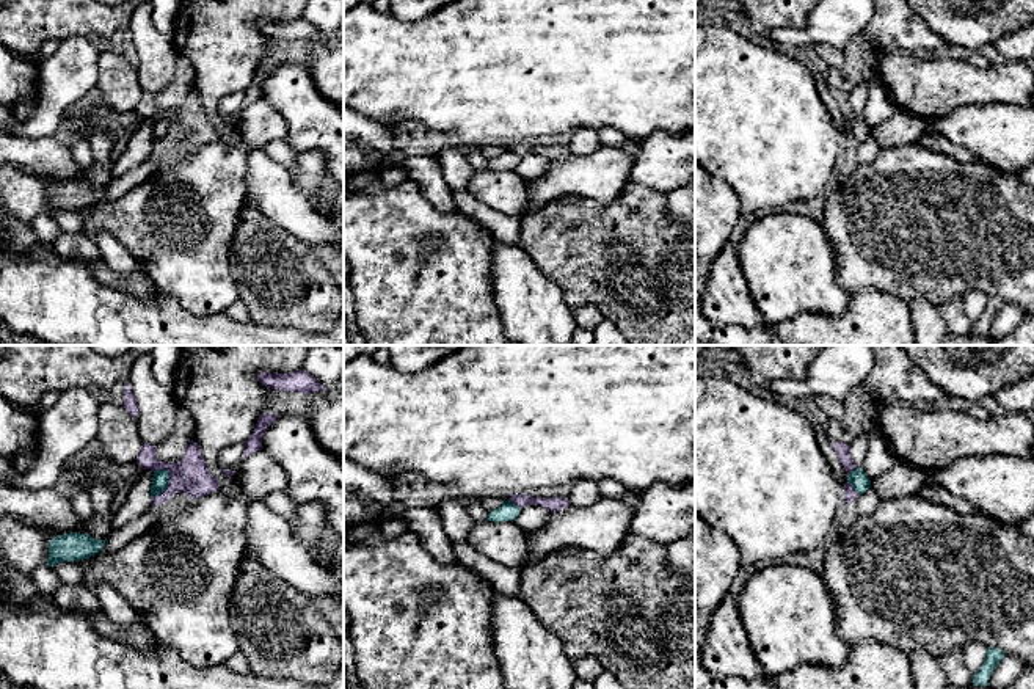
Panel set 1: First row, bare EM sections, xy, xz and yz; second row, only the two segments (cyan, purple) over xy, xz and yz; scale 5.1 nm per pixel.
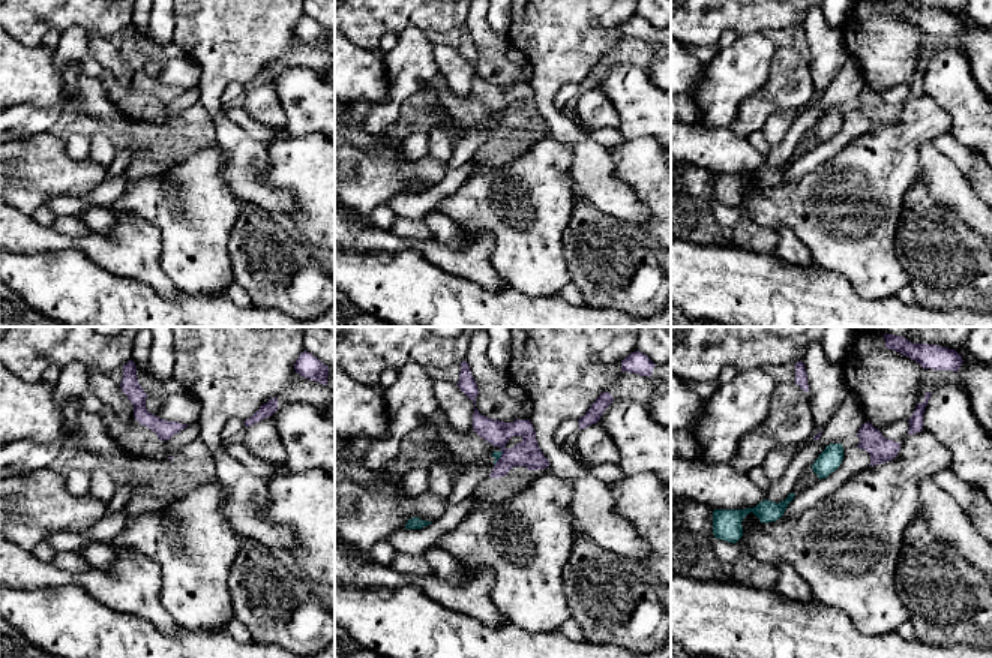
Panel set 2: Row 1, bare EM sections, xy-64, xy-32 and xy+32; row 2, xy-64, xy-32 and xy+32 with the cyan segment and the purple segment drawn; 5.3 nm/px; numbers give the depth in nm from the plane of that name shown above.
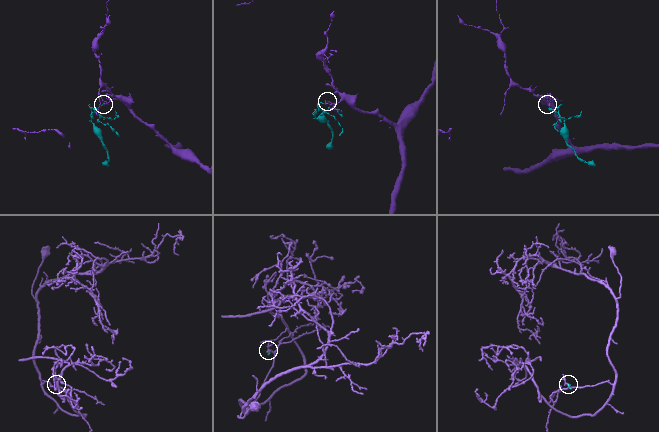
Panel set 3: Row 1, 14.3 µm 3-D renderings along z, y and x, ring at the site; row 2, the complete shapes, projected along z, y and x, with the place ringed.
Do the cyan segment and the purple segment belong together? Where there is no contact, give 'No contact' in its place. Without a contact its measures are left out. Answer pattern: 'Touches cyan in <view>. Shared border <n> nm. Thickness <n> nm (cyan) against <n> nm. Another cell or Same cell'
Touches cyan in xy. Shared border 180 nm. Thickness 90 nm (cyan) against 190 nm. Another cell

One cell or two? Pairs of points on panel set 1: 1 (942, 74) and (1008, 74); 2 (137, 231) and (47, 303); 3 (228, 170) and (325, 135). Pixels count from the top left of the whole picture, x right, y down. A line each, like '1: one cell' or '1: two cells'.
1: one cell
2: two cells
3: two cells

